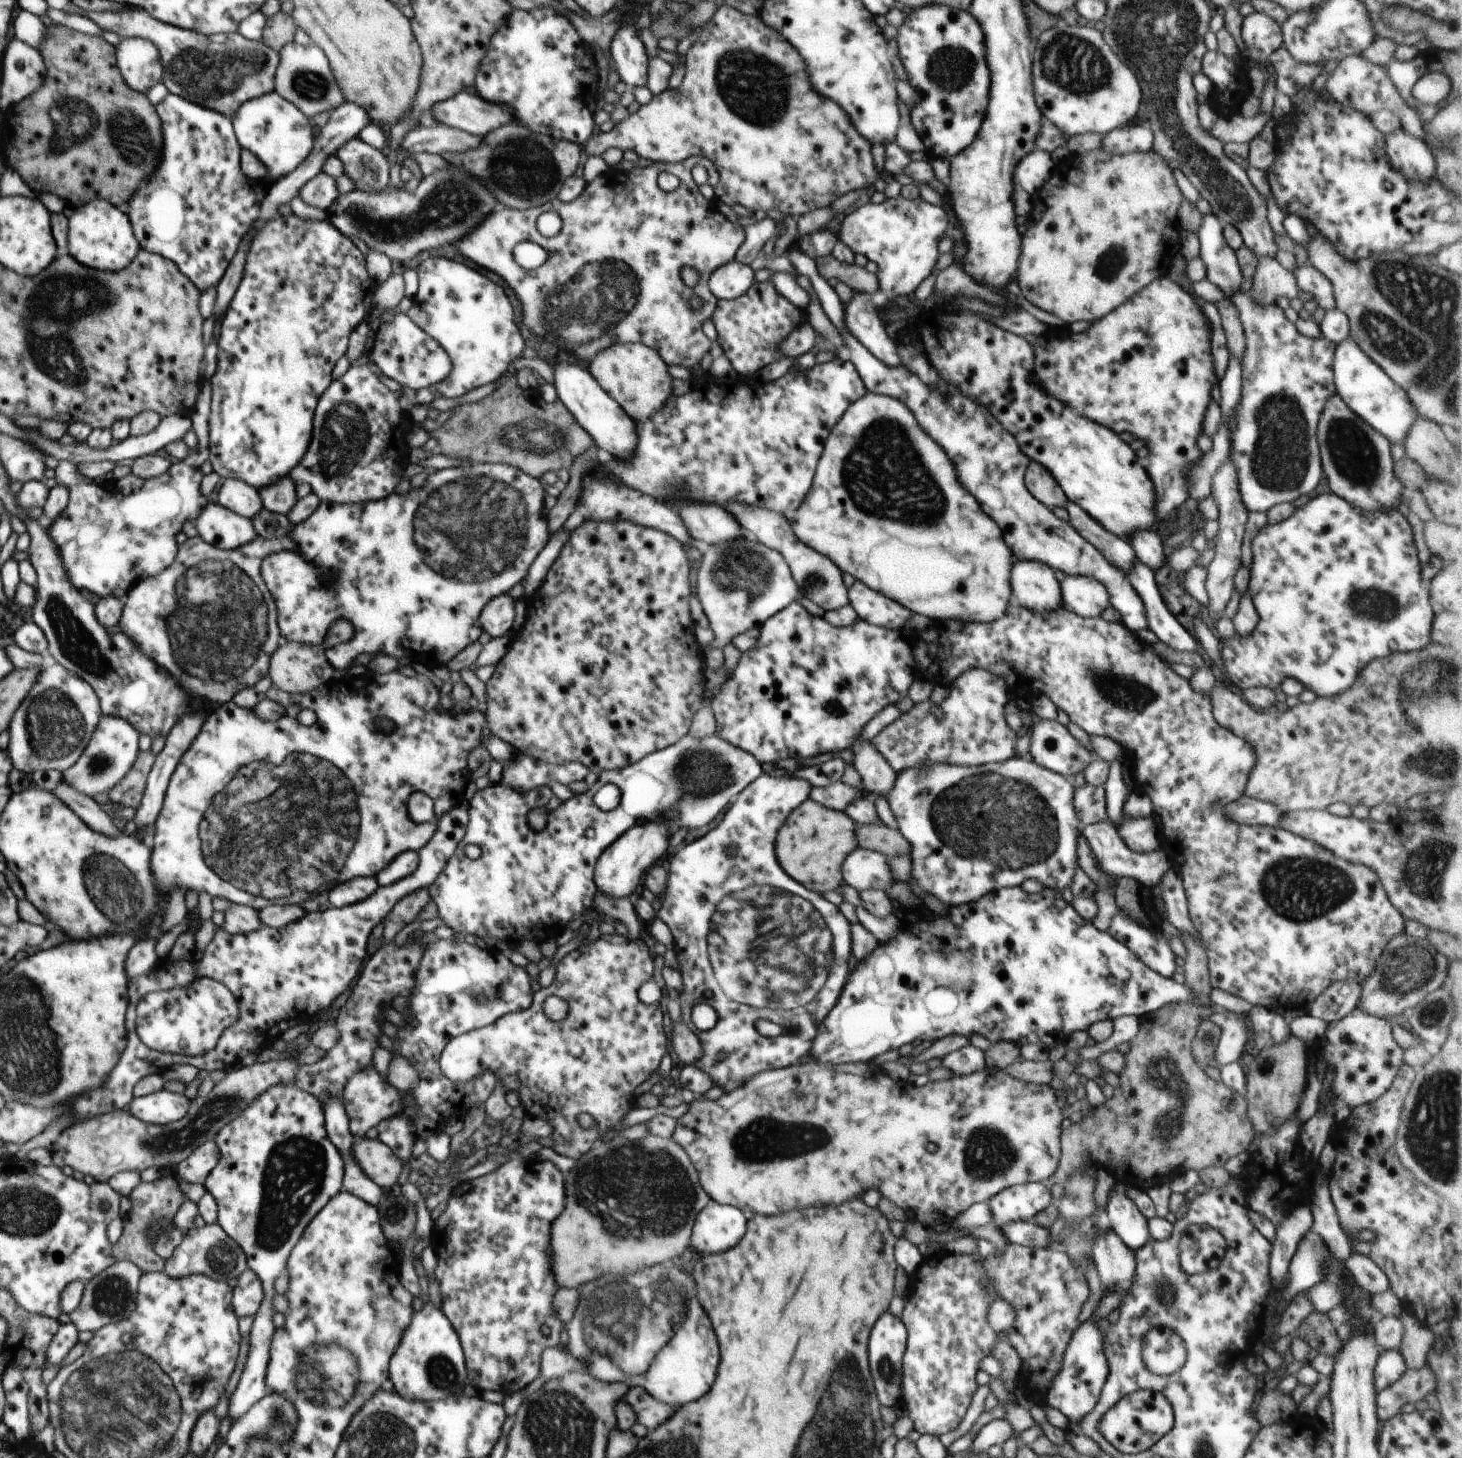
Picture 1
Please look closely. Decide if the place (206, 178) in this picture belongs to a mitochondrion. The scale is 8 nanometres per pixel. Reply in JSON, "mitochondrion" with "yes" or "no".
{"mitochondrion":"yes"}

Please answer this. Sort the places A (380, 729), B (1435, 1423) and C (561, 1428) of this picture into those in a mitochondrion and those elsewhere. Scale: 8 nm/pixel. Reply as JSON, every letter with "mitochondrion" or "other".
{"A":"other","B":"other","C":"mitochondrion"}

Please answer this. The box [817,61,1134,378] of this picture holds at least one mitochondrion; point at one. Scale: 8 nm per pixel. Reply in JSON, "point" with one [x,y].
{"point":[1113,259]}

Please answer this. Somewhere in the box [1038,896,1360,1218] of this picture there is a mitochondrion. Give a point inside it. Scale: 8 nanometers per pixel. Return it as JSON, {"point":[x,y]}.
{"point":[1161,1073]}

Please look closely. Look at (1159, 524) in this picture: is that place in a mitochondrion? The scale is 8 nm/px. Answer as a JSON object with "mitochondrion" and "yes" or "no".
{"mitochondrion":"no"}

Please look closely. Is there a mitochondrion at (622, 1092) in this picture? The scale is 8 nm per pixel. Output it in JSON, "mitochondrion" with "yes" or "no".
{"mitochondrion":"no"}

